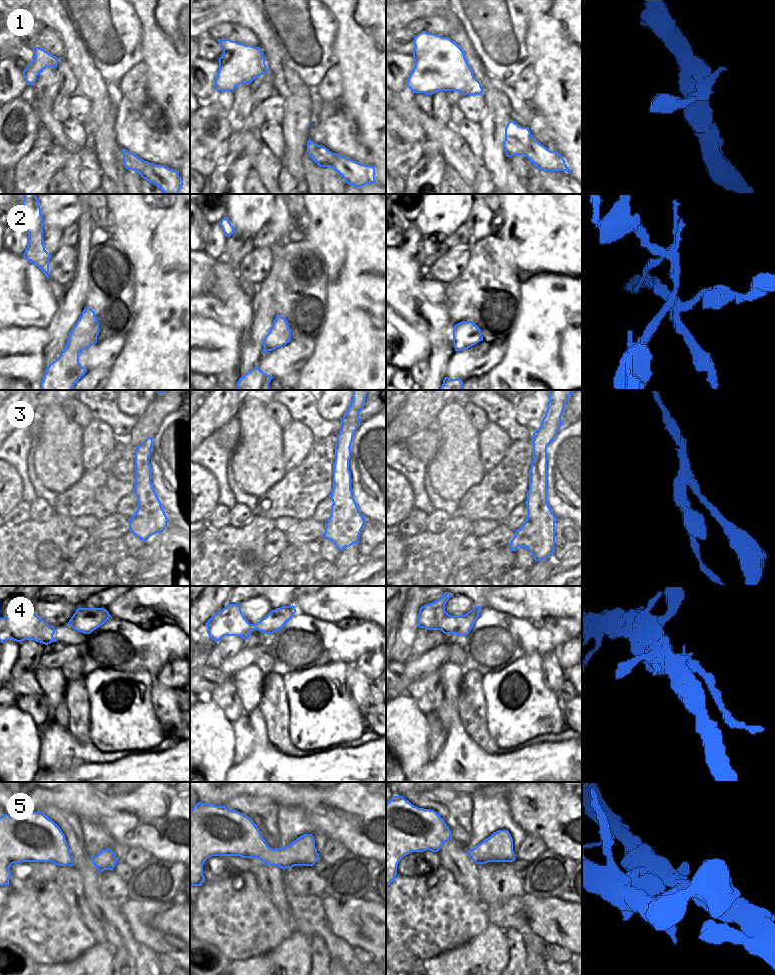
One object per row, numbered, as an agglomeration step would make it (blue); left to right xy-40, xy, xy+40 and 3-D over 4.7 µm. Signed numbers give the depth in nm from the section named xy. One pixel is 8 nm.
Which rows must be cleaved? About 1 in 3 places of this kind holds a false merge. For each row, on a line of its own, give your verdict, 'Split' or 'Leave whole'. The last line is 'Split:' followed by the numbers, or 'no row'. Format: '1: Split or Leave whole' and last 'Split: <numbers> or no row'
1: Leave whole
2: Split
3: Split
4: Split
5: Leave whole
Split: 2, 3, 4

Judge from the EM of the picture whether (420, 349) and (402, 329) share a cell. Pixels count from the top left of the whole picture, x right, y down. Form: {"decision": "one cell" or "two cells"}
{"decision": "one cell"}

